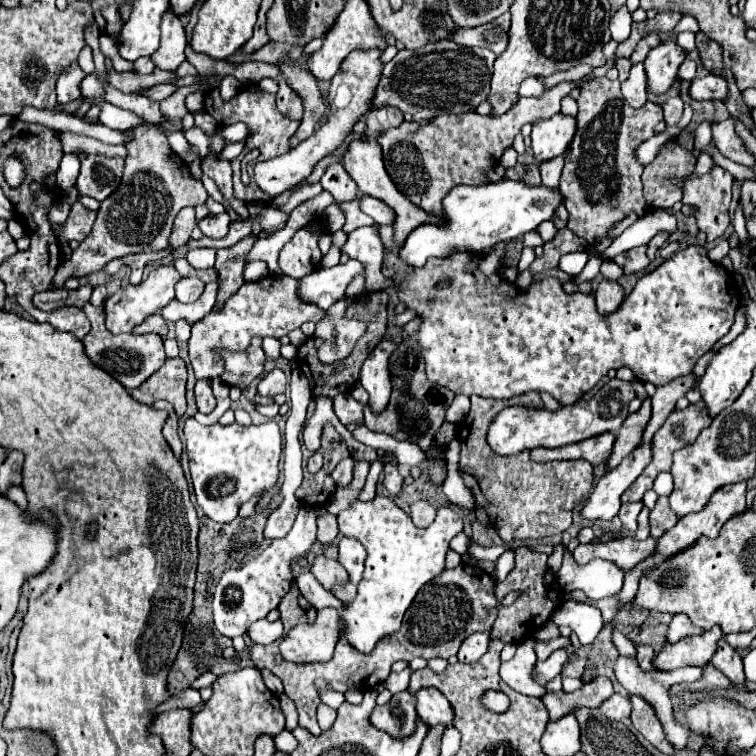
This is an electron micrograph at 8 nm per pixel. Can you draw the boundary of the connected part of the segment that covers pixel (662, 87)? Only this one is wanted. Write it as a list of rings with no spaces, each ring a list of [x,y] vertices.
[[[673,38],[661,40],[659,46],[649,50],[649,56],[645,58],[649,90],[655,94],[665,94],[677,78],[677,70],[685,56],[687,52]]]

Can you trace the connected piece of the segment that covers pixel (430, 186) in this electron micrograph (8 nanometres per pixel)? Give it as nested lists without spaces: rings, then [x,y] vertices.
[[[591,74],[575,82],[559,82],[539,98],[521,98],[503,116],[479,116],[469,112],[461,116],[437,116],[431,122],[403,122],[401,126],[383,132],[377,138],[383,148],[385,168],[395,186],[413,204],[435,216],[443,214],[441,200],[451,188],[459,184],[477,186],[485,182],[485,172],[499,162],[507,148],[511,148],[513,138],[521,132],[523,124],[535,124],[559,114],[561,98],[565,98],[573,88],[581,88],[589,80],[593,80]]]

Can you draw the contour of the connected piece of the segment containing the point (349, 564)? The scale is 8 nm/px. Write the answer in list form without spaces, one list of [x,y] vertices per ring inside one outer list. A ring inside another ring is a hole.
[[[355,538],[339,540],[339,562],[349,572],[349,580],[353,580],[353,584],[359,584],[359,580],[361,580],[365,556],[367,556],[365,546],[361,546],[359,540],[355,540]]]

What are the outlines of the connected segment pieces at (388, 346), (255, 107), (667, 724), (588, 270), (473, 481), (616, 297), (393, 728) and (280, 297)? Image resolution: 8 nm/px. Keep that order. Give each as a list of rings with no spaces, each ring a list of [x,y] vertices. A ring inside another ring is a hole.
[[[381,340],[377,348],[369,354],[361,368],[359,382],[369,392],[369,406],[373,414],[379,414],[391,396],[391,378],[389,378],[389,356],[395,350],[395,342]]]
[[[245,84],[229,102],[223,102],[219,96],[219,90],[213,88],[209,94],[205,94],[205,110],[221,124],[233,124],[233,122],[245,122],[249,126],[249,136],[246,145],[243,148],[242,155],[247,153],[247,144],[251,148],[257,148],[261,152],[261,160],[269,160],[269,158],[277,158],[285,152],[291,150],[291,136],[297,132],[299,122],[289,120],[287,116],[283,116],[277,106],[275,106],[275,96],[263,92],[257,84]]]
[[[619,656],[615,662],[613,662],[613,672],[617,676],[617,682],[631,694],[631,696],[639,696],[643,698],[653,710],[655,710],[655,716],[659,718],[661,726],[663,726],[663,732],[665,732],[665,740],[675,748],[675,750],[683,750],[685,748],[685,734],[689,734],[673,716],[673,706],[671,706],[671,698],[669,698],[669,690],[671,686],[675,684],[681,684],[681,682],[695,682],[697,676],[703,674],[703,668],[677,668],[677,670],[669,670],[669,672],[659,672],[659,670],[641,670],[637,660],[629,658],[629,656]]]
[[[593,252],[593,256],[589,258],[587,266],[583,268],[583,272],[575,278],[575,282],[583,282],[583,280],[593,280],[597,274],[599,274],[599,266],[601,266],[601,260],[597,258],[597,254]]]
[[[536,392],[515,396],[509,400],[471,396],[469,416],[461,422],[461,434],[457,436],[461,442],[459,474],[465,486],[471,490],[475,506],[485,508],[489,516],[489,526],[499,534],[505,544],[541,540],[565,532],[571,526],[573,510],[583,500],[587,500],[593,488],[593,466],[585,460],[531,464],[529,452],[521,452],[517,456],[493,454],[493,450],[485,444],[489,420],[493,420],[493,416],[505,406],[514,405],[534,405],[539,409],[544,407]]]
[[[603,280],[597,290],[595,290],[595,300],[597,300],[597,310],[599,314],[607,316],[613,310],[619,308],[619,304],[623,302],[623,286],[619,286],[613,280]]]
[[[407,690],[393,694],[393,698],[387,704],[373,708],[369,722],[375,728],[385,730],[397,738],[405,738],[405,736],[413,734],[413,728],[417,724],[413,696]]]
[[[267,276],[265,280],[259,280],[253,284],[243,284],[239,288],[239,292],[233,294],[225,302],[223,310],[209,312],[203,320],[193,324],[191,340],[189,340],[189,360],[191,360],[197,380],[205,380],[205,378],[212,380],[212,390],[216,399],[216,407],[213,412],[195,414],[194,418],[200,424],[205,426],[216,424],[223,413],[230,409],[230,386],[223,384],[221,378],[217,377],[223,372],[223,360],[219,358],[217,348],[243,352],[249,346],[249,340],[253,336],[281,338],[281,336],[287,336],[293,328],[299,328],[303,322],[307,322],[307,320],[319,322],[325,316],[325,310],[313,308],[313,304],[301,304],[301,300],[295,300],[297,298],[295,288],[297,288],[297,280],[293,280],[289,276],[285,276],[283,280],[275,280],[273,276]],[[203,340],[209,342],[211,350],[203,350]]]

